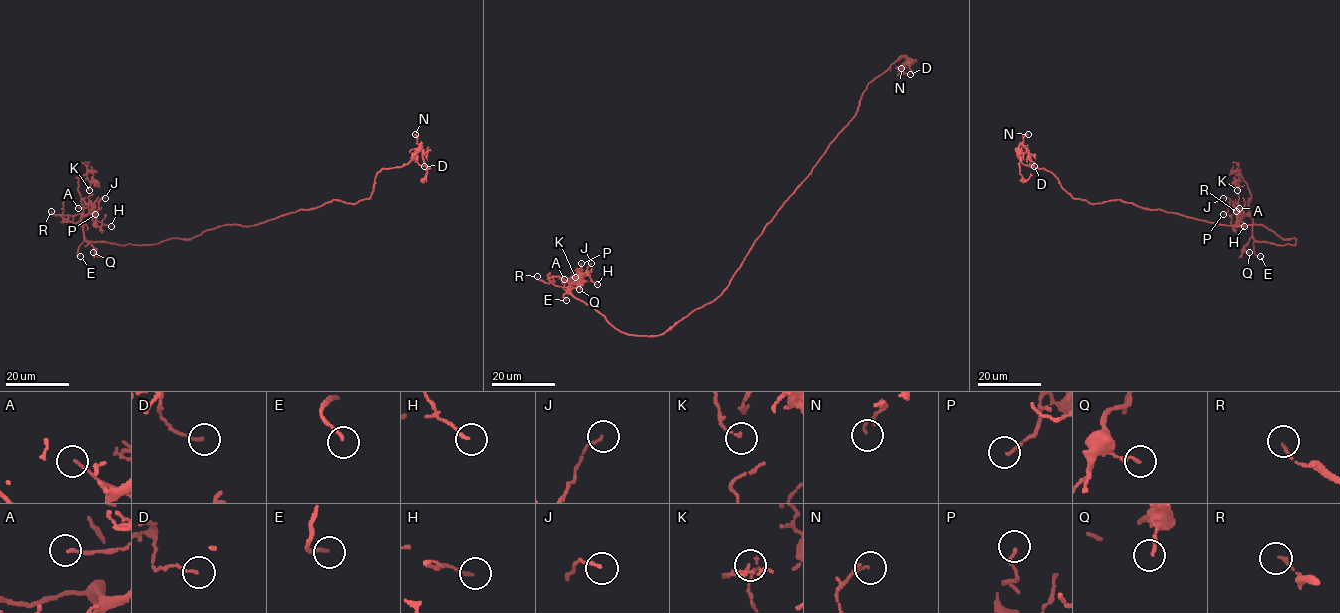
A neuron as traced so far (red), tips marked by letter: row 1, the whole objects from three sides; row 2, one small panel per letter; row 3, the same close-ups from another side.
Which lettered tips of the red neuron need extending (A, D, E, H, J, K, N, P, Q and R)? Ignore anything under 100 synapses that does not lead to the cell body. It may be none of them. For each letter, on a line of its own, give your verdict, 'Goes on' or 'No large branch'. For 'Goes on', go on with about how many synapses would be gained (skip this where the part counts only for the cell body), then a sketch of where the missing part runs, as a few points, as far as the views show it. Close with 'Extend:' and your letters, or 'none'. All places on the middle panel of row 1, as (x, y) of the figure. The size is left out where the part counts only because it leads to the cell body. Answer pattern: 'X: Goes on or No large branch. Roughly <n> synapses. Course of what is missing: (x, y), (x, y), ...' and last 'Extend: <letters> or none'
A: No large branch
D: No large branch
E: Goes on
H: No large branch
J: No large branch
K: No large branch
N: No large branch
P: No large branch
Q: No large branch
R: No large branch
Extend: E

